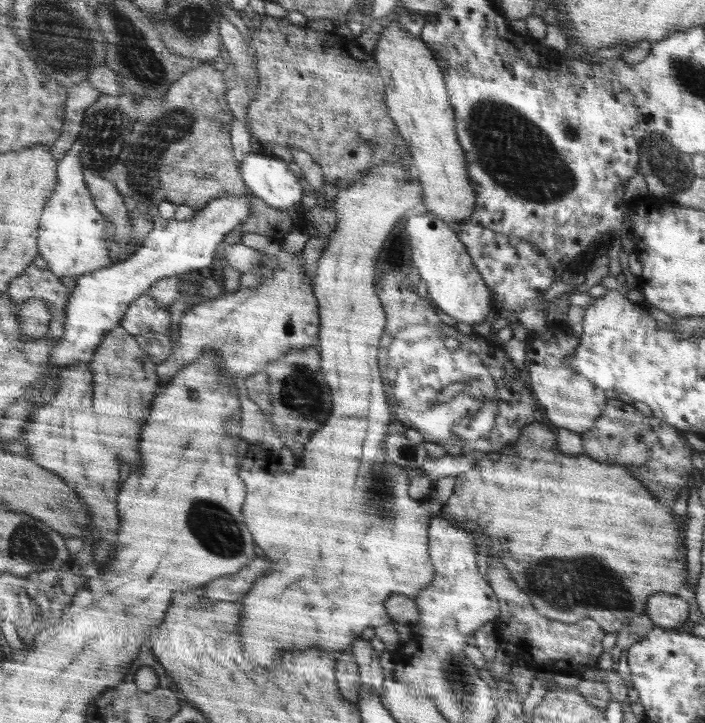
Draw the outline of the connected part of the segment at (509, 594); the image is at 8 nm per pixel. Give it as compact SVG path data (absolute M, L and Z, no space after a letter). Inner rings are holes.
M498 560L488 561L489 570L486 579L494 588L495 596L500 601L500 614L495 621L495 632L499 636L500 650L504 652L508 661L512 658L524 660L530 668L540 672L558 674L581 674L596 668L598 660L606 656L606 632L596 620L586 618L577 623L550 620L537 611L530 600L530 596L520 590L508 574L508 568L502 566ZM524 650L538 650L538 652L524 652Z

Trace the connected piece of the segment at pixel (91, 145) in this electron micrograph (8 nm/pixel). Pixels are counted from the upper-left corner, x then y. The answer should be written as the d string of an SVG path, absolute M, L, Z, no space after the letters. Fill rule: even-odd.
M198 63L191 72L186 72L184 77L173 84L164 102L160 102L160 100L142 100L140 96L134 94L112 96L104 93L102 98L96 101L96 104L92 105L92 107L88 109L88 113L86 113L80 136L81 143L83 144L81 152L83 163L88 167L88 170L92 170L92 172L104 176L106 180L116 183L124 196L135 198L137 202L145 202L148 206L158 206L162 204L164 200L168 200L176 205L186 204L195 211L198 211L202 210L211 200L222 198L223 196L244 196L248 188L245 185L244 178L241 176L237 159L233 155L233 146L230 140L231 126L236 119L233 118L233 113L227 105L224 84L225 81L222 72L216 70L216 68L212 66L212 63Z

